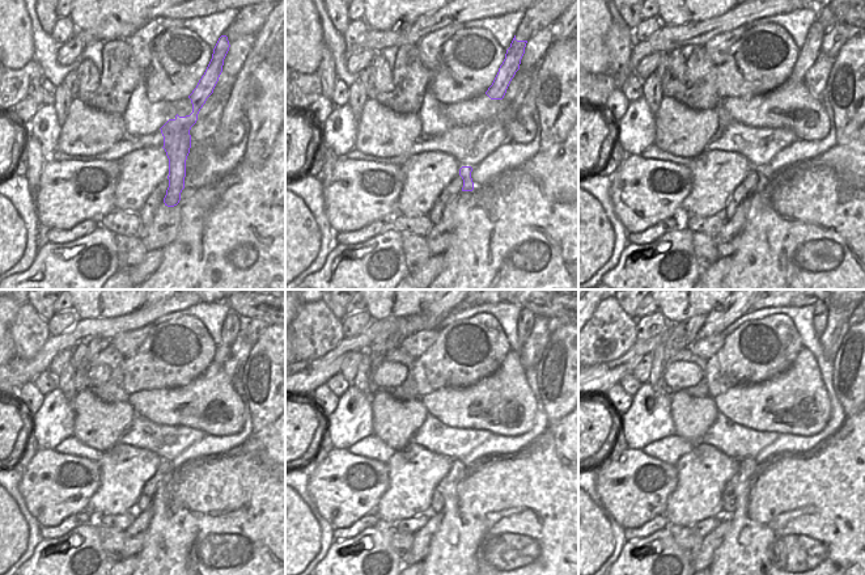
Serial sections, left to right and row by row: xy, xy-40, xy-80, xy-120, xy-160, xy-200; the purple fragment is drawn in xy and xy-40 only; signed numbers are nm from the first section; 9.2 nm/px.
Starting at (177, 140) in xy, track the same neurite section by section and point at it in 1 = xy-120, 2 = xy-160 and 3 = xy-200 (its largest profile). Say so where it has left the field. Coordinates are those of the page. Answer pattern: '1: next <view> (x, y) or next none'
1: next xy-120 (232, 324)
2: next xy-160 (526, 318)
3: next xy-200 (821, 316)

